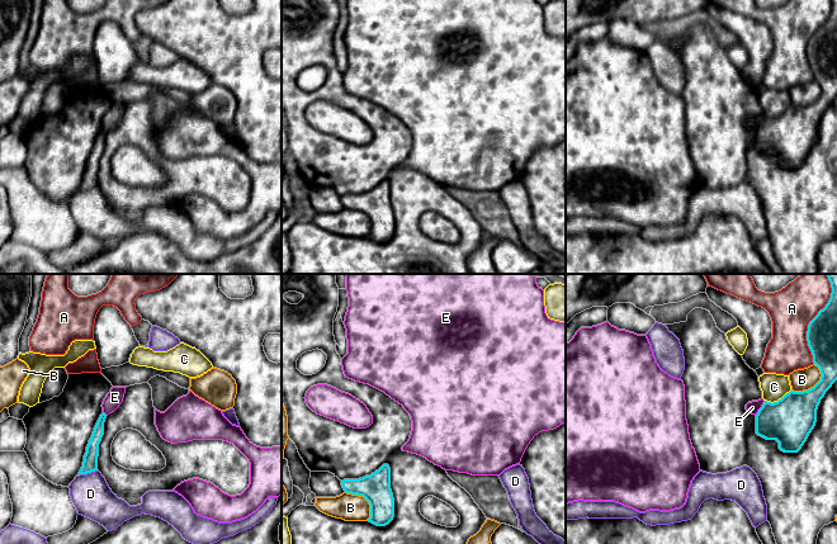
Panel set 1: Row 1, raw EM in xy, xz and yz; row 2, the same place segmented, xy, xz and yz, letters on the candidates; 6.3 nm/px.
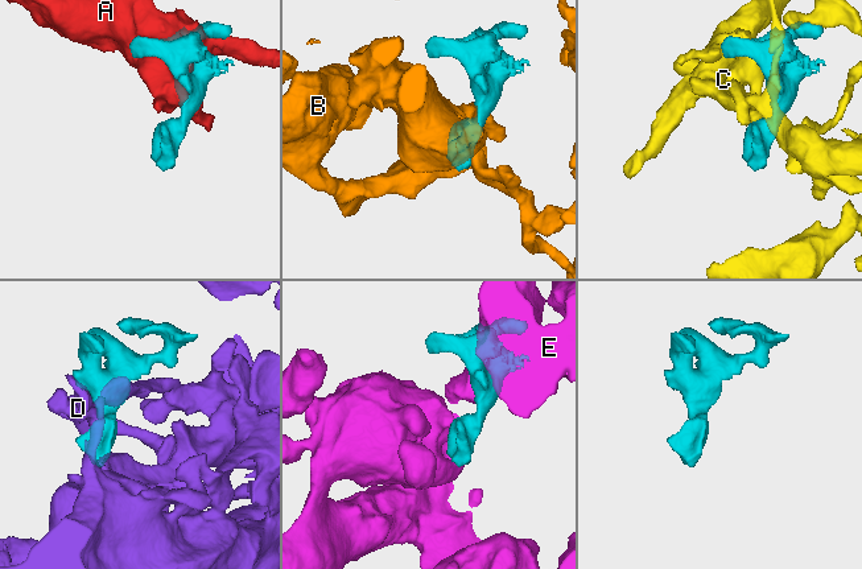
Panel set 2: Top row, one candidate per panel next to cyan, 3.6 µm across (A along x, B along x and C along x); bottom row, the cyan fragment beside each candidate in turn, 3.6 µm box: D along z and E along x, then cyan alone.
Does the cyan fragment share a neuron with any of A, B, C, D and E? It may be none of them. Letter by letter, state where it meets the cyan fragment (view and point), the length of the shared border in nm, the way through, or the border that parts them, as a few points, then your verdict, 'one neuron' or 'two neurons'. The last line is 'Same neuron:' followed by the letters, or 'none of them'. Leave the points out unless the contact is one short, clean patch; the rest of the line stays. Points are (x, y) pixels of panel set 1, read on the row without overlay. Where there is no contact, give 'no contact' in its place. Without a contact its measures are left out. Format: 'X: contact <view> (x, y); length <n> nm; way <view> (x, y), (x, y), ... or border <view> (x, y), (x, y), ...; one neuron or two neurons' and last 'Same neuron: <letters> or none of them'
A: contact yz (809, 39); length 500 nm; two neurons
B: contact yz (811, 104); length 240 nm; two neurons
C: contact yz (779, 116); length 180 nm; two neurons
D: contact xy (88, 188); length 130 nm; border xy (97, 185), (79, 192); two neurons
E: contact yz (760, 124); length 110 nm; border yz (765, 117), (756, 131); two neurons
Same neuron: none of them

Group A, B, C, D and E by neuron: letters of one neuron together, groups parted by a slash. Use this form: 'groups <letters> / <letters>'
groups A / B / C / D / E

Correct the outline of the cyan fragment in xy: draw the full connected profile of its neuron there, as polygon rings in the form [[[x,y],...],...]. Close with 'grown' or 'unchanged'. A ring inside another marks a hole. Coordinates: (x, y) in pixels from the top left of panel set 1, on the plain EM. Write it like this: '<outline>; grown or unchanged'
[[[103,128],[94,143],[93,151],[86,162],[86,169],[84,171],[84,178],[79,188],[79,191],[98,186],[99,160],[104,151],[105,134],[107,134],[107,131]]]; unchanged

